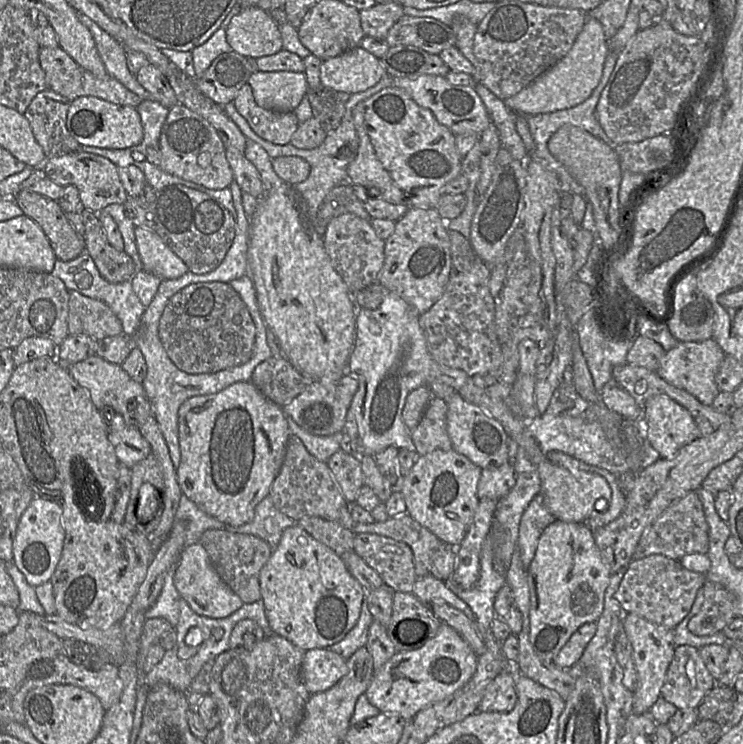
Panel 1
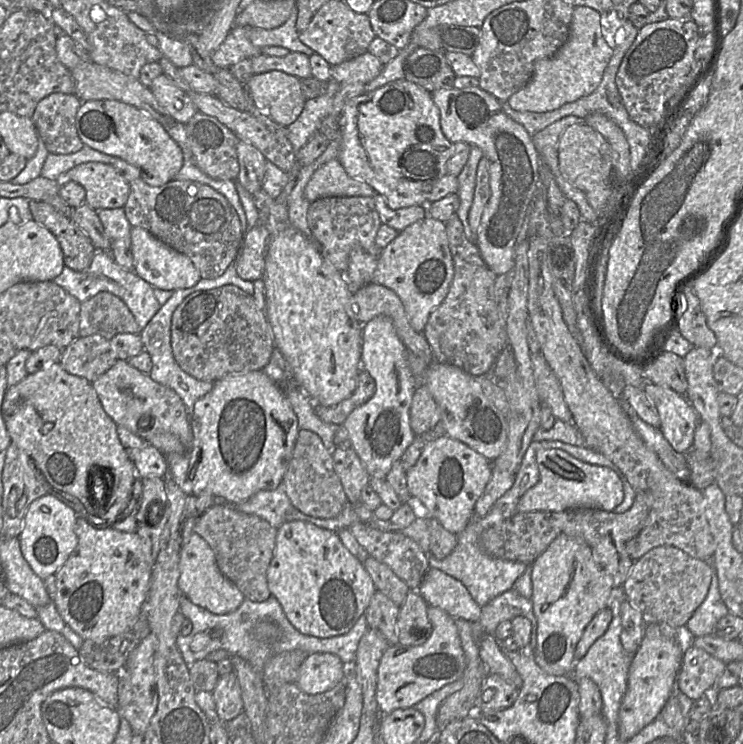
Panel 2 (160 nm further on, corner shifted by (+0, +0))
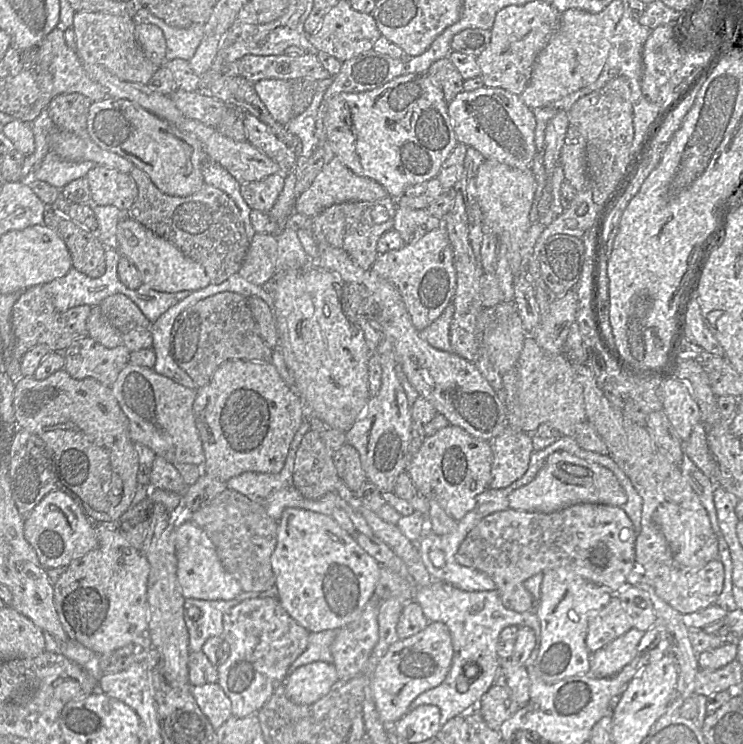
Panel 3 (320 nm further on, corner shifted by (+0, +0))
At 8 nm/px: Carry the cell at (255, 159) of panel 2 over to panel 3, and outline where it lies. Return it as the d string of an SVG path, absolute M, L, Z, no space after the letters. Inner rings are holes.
M276 173L259 180L240 184L240 193L253 210L269 213L284 187L284 173Z

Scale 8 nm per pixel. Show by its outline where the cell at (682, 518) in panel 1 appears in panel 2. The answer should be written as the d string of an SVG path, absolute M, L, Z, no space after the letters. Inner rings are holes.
M545 197L533 198L528 228L528 318L537 336L540 353L559 380L564 400L573 416L573 424L581 433L584 445L611 460L622 471L635 492L650 491L653 495L653 505L645 525L626 544L627 553L636 561L655 547L669 545L681 549L693 558L711 559L715 552L715 543L705 515L702 491L689 482L678 479L657 454L647 447L619 400L592 370L562 317L547 266L547 249L553 236Z

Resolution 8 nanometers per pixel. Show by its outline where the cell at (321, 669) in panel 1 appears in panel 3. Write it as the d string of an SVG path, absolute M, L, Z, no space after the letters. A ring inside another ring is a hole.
M316 661L300 666L288 674L285 693L295 704L310 705L325 696L338 680L332 663Z

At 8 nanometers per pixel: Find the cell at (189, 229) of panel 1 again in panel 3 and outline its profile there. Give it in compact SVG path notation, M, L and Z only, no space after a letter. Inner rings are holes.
M134 166L130 175L137 184L138 195L125 216L143 224L199 263L212 284L220 284L239 271L250 242L232 198L206 183L192 195L171 196L160 191L140 168Z

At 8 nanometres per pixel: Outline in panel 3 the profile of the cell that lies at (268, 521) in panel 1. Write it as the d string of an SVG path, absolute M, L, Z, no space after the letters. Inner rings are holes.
M303 420L293 437L285 464L280 472L275 474L244 472L227 481L227 488L245 495L258 504L264 504L275 492L293 486L296 452L303 436L310 428L308 420Z

